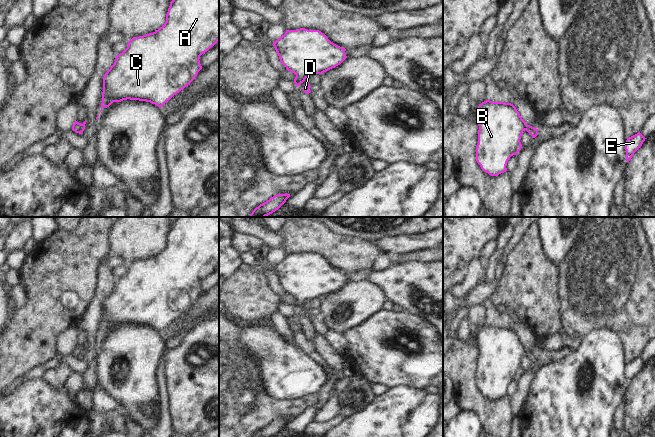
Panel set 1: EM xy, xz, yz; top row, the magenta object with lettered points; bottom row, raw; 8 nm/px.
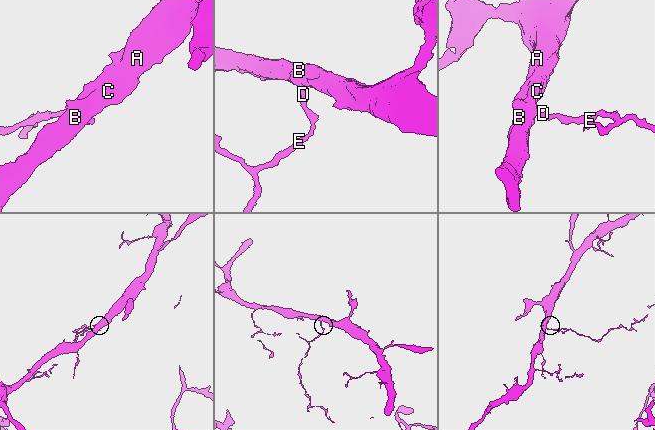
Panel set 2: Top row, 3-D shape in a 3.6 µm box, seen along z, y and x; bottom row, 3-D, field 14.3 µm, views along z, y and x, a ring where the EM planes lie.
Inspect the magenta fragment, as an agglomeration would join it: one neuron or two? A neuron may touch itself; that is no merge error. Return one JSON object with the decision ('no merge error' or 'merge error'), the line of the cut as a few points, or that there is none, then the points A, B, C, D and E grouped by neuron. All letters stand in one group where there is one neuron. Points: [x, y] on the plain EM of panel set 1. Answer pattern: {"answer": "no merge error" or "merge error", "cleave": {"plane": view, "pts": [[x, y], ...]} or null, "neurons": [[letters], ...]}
{"answer": "no merge error", "cleave": null, "neurons": [["A", "B", "C", "D", "E"]]}

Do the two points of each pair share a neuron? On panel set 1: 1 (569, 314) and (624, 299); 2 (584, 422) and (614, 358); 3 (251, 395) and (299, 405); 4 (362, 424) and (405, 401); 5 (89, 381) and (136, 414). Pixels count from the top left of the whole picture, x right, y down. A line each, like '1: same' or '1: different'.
1: same
2: same
3: same
4: same
5: different

